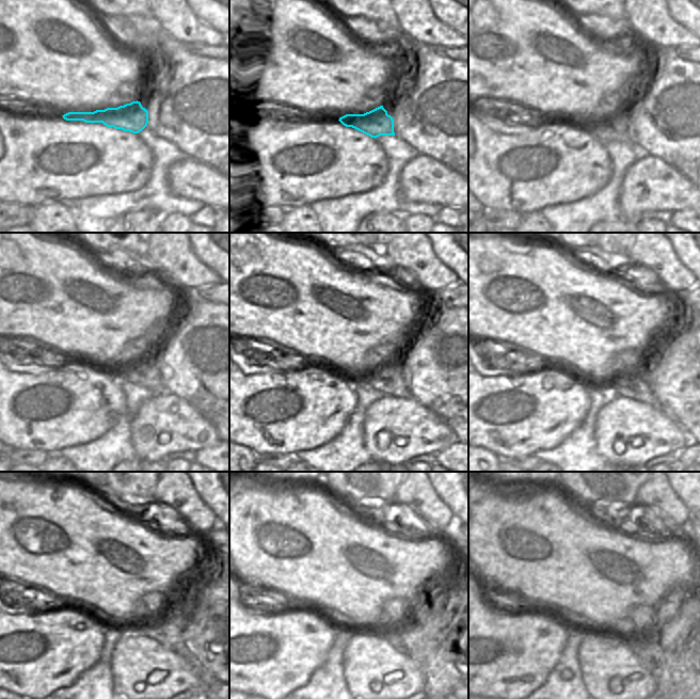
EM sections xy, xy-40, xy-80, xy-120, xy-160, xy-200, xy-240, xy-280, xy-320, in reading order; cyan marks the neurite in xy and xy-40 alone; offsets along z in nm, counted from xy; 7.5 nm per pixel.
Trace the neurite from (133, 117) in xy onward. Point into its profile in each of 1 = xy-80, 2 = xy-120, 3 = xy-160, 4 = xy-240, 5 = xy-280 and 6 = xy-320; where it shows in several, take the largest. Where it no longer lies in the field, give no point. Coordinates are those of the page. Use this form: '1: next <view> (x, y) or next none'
1: next xy-80 (619, 127)
2: next xy-120 (142, 370)
3: next xy-160 (387, 378)
4: next xy-240 (155, 626)
5: next xy-280 (439, 685)
6: next xy-320 (675, 684)

